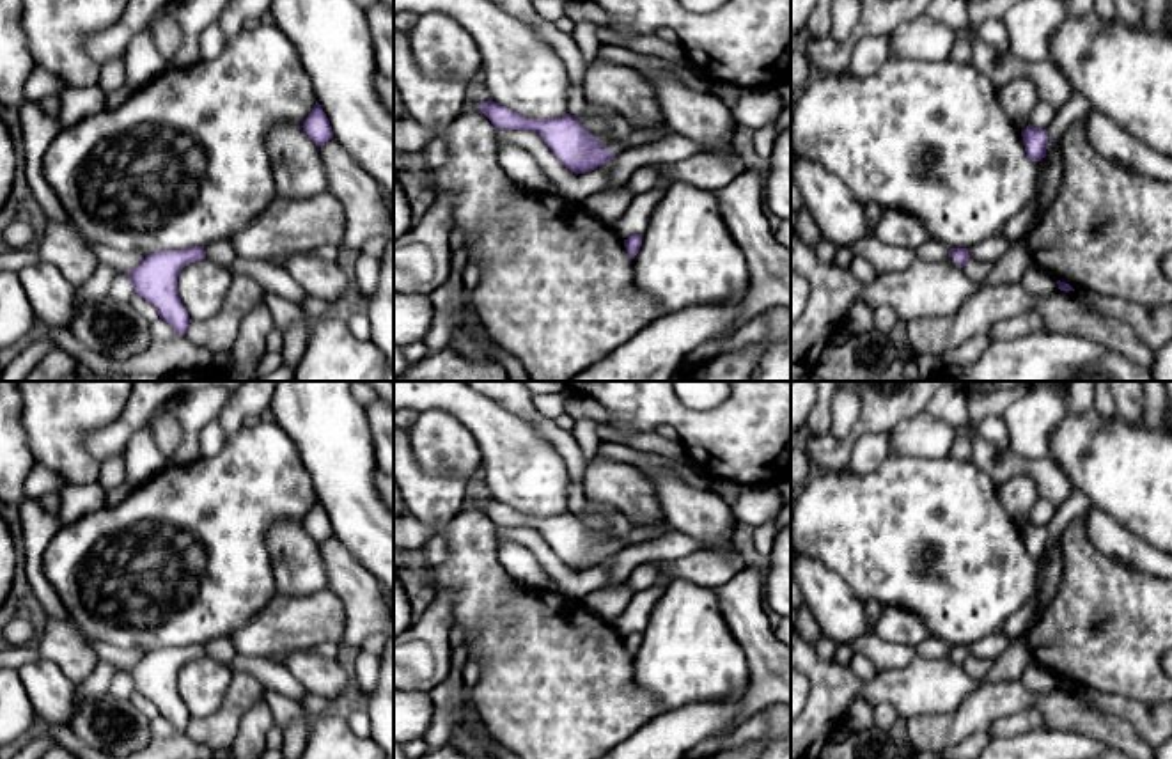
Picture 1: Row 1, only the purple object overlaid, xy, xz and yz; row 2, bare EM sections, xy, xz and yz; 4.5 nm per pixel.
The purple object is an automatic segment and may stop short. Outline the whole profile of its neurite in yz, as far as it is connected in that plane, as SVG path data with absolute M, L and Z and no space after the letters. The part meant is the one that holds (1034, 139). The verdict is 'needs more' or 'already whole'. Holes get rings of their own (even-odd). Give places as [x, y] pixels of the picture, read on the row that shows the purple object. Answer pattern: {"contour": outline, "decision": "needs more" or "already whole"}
{"contour": "M1027 126L1021 131L1025 153L1032 161L1041 161L1048 149L1048 131L1043 128Z", "decision": "already whole"}

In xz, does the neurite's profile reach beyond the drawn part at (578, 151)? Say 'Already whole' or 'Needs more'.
Needs more

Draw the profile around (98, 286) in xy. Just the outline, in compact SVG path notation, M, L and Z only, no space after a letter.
M99 264L92 277L82 287L76 289L73 301L73 317L87 301L105 298L117 275L119 271L113 266Z

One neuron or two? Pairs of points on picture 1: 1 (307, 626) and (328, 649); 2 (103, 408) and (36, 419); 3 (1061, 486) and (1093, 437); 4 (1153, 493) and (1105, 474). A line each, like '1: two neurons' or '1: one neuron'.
1: two neurons
2: one neuron
3: two neurons
4: one neuron

